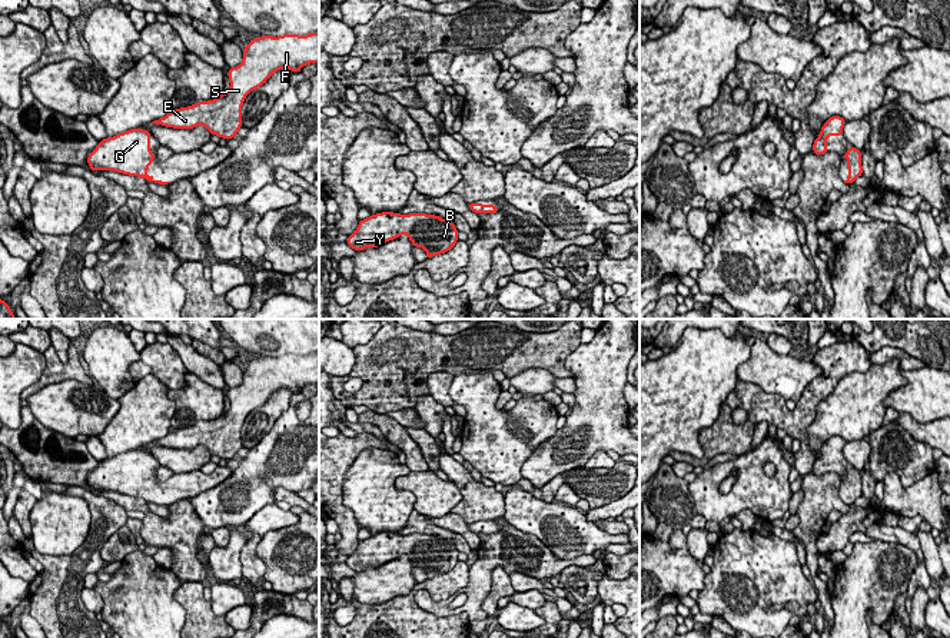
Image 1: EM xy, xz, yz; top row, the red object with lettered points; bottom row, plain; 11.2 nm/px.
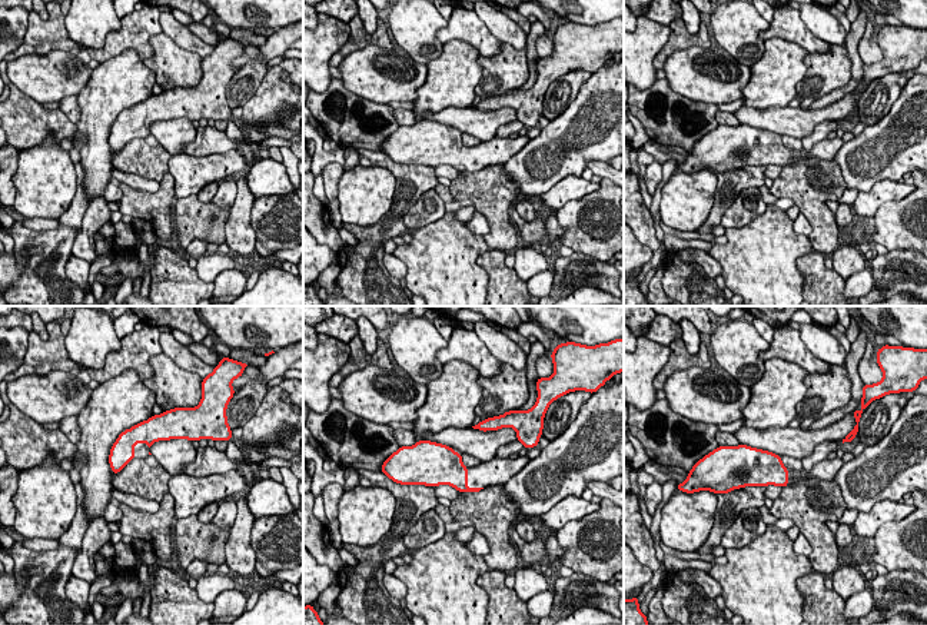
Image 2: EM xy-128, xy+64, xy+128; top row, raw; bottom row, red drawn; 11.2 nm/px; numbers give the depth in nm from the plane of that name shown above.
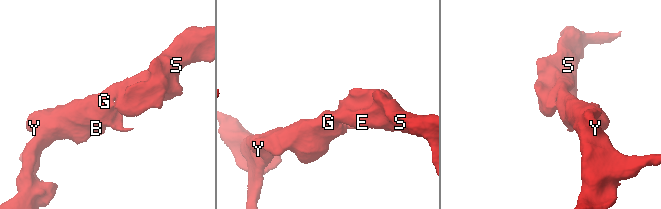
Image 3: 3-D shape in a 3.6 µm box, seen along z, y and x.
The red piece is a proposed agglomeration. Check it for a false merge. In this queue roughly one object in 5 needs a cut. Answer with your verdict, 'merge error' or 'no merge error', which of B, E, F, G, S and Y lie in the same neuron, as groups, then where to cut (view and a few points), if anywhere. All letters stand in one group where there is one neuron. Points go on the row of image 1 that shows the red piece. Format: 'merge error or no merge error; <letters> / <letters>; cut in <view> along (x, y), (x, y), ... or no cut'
no merge error; B E F G S Y; no cut

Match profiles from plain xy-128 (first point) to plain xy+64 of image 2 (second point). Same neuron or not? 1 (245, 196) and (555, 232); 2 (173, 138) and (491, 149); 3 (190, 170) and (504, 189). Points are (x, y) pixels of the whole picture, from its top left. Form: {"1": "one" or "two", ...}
{"1": "one", "2": "two", "3": "two"}

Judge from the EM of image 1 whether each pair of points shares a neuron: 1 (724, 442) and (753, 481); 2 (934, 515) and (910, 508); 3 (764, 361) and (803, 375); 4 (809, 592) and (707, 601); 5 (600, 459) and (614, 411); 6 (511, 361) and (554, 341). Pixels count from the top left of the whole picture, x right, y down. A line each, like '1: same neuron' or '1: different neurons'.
1: different neurons
2: same neuron
3: same neuron
4: same neuron
5: different neurons
6: same neuron

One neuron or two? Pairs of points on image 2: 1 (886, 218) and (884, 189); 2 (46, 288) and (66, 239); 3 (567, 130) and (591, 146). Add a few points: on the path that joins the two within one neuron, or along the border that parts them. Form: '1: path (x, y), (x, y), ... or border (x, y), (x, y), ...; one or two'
1: border (911, 190), (897, 200), (884, 202), (873, 216); two
2: path (50, 276), (50, 269), (60, 258), (60, 251); one
3: path (572, 136), (581, 136), (585, 140); one

